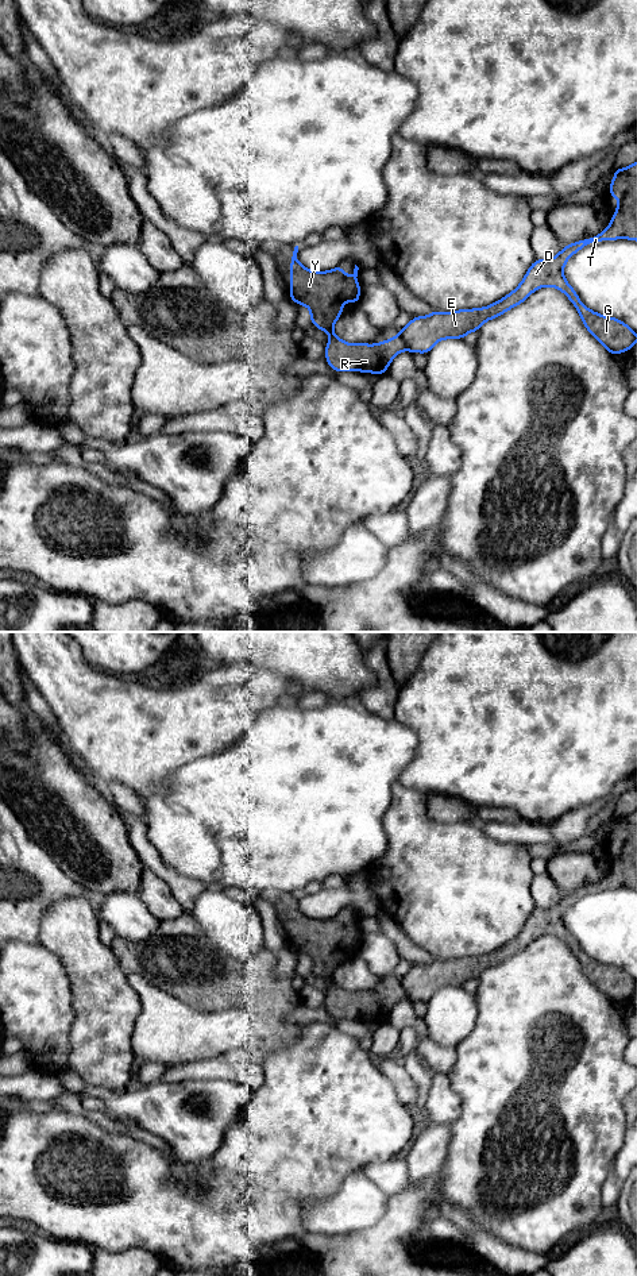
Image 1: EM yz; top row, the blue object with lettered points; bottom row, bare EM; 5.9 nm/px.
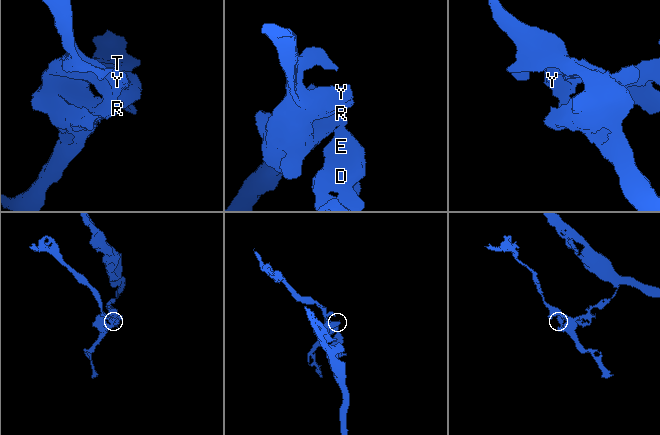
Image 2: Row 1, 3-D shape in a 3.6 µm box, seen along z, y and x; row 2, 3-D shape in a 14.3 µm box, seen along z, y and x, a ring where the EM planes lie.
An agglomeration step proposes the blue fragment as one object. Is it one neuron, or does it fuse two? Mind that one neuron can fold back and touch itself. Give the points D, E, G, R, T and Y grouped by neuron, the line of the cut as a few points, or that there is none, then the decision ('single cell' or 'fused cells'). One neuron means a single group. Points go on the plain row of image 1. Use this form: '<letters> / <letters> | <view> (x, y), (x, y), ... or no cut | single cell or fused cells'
D E G T / R Y | yz (394, 986), (400, 987), (408, 997) | fused cells

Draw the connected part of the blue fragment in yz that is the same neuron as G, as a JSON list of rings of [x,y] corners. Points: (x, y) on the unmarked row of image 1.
[[[637,809],[629,814],[613,818],[614,828],[609,839],[610,845],[621,851],[607,876],[591,886],[564,894],[551,907],[536,907],[528,917],[521,932],[499,949],[479,957],[460,957],[453,960],[433,959],[428,964],[412,965],[394,987],[401,988],[413,1001],[428,1002],[443,987],[464,987],[468,980],[478,980],[487,968],[503,963],[524,951],[534,938],[552,934],[563,940],[579,960],[587,979],[611,1002],[630,999],[637,990],[634,979],[619,967],[602,964],[588,957],[575,937],[564,926],[565,910],[583,895],[602,888],[637,888]]]

